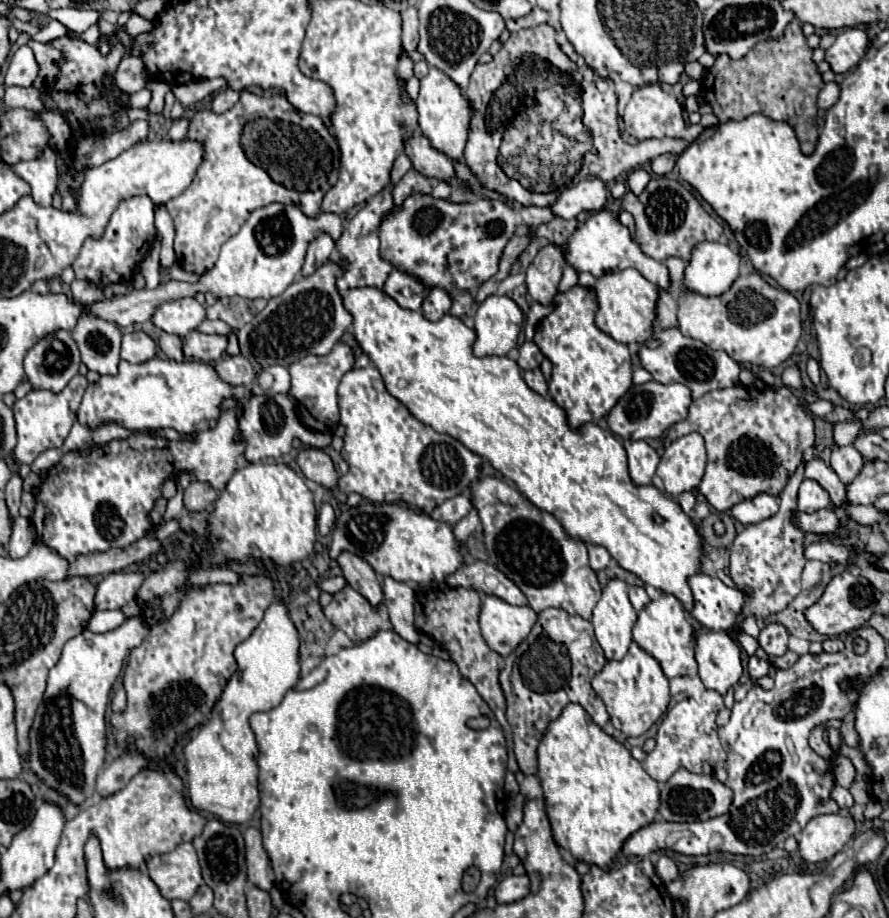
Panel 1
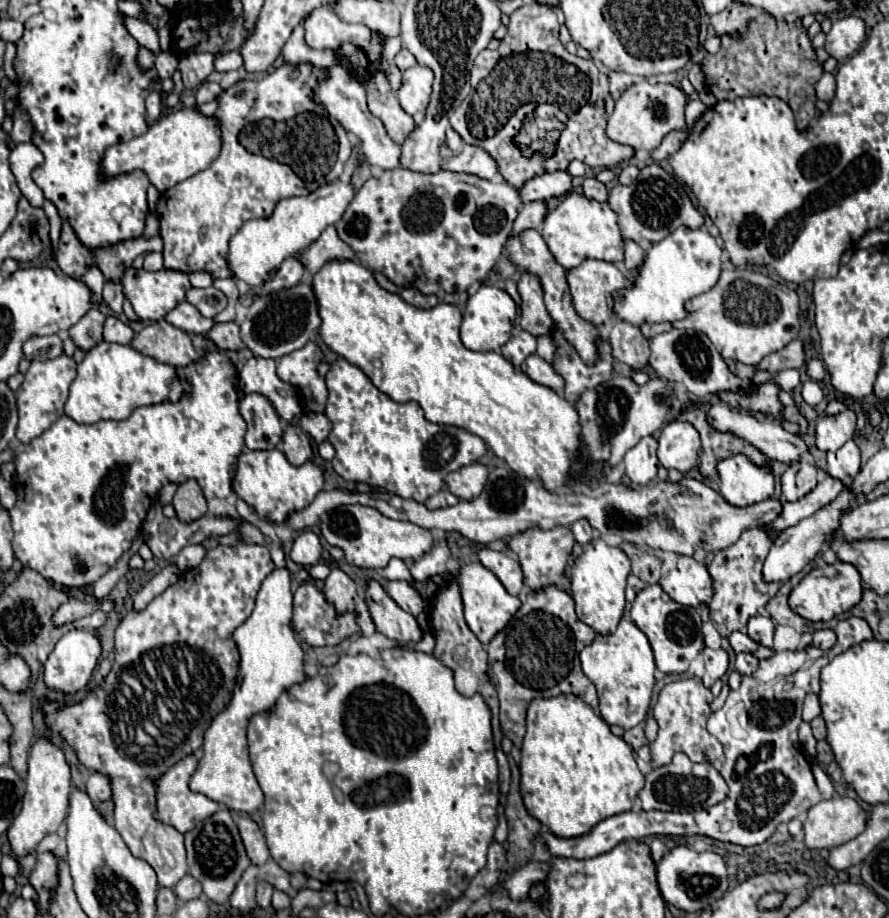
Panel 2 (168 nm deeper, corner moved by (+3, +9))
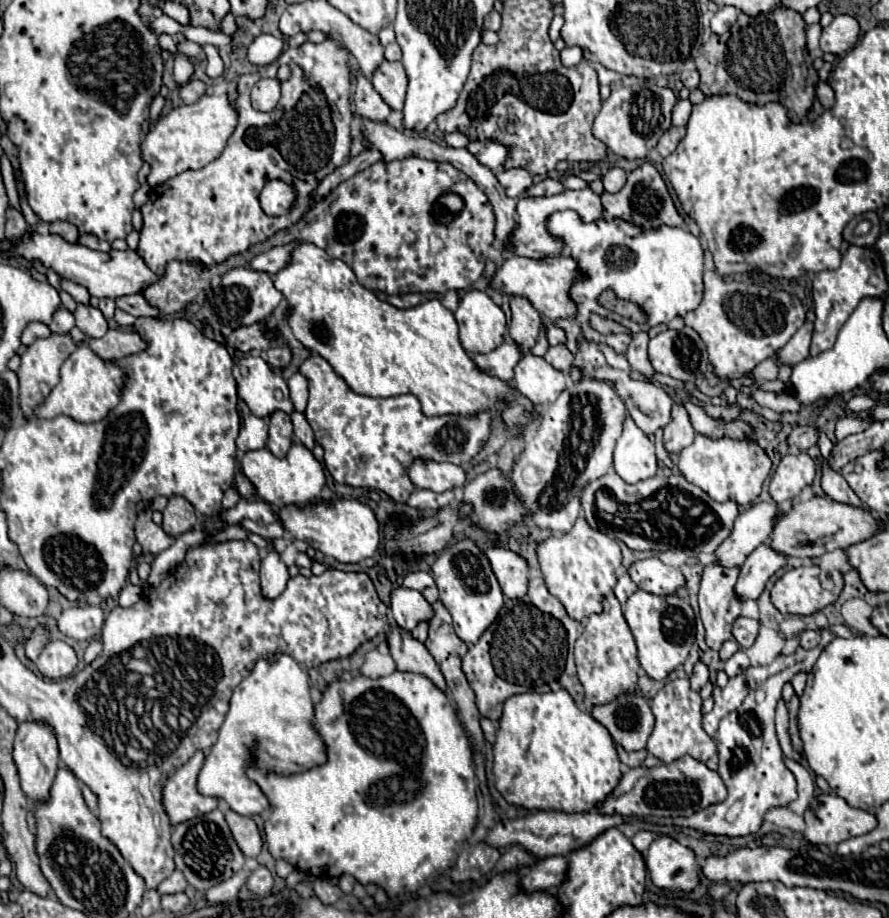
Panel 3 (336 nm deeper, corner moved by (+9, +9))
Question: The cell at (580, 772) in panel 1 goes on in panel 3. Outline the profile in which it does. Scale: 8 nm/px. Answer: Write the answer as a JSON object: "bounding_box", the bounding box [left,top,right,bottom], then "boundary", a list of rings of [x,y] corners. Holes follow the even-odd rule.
{"bounding_box":[493,690,621,812],"boundary":[[[567,690],[549,694],[515,694],[505,702],[499,720],[497,744],[493,746],[495,786],[511,806],[527,810],[559,810],[559,812],[589,812],[597,802],[615,790],[621,778],[621,760],[611,734],[589,714],[577,708]]]}

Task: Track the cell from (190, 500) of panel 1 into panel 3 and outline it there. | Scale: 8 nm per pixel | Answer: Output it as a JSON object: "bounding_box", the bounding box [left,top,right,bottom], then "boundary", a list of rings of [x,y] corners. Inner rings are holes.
{"bounding_box":[163,496,197,538],"boundary":[[[171,496],[167,508],[163,510],[163,530],[175,538],[187,530],[193,530],[195,524],[197,516],[193,506],[189,506],[189,500],[181,496]]]}

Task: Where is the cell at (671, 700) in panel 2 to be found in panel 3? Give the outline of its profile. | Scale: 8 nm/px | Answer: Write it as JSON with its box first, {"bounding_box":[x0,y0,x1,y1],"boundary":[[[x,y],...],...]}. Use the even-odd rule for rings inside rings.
{"bounding_box":[647,678,717,764],"boundary":[[[681,678],[681,680],[673,680],[673,682],[665,684],[651,700],[651,710],[655,714],[655,728],[647,740],[647,752],[665,764],[669,764],[685,754],[693,756],[699,762],[707,762],[711,756],[715,756],[717,754],[715,742],[701,728],[701,716],[703,716],[701,702],[703,700],[701,700],[699,692],[691,690],[689,678]]]}

